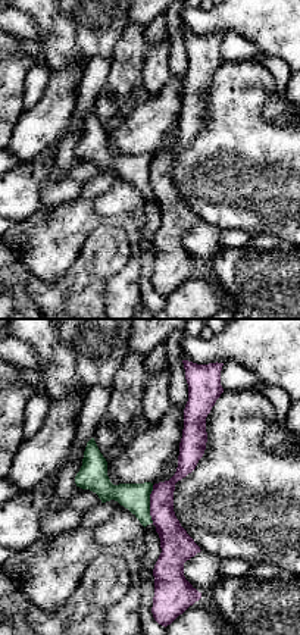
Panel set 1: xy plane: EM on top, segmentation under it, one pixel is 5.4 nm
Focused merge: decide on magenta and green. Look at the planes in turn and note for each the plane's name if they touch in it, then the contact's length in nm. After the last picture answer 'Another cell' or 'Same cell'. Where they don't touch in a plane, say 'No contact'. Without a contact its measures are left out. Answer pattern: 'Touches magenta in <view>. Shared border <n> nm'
Touches magenta in xy. Shared border 200 nm

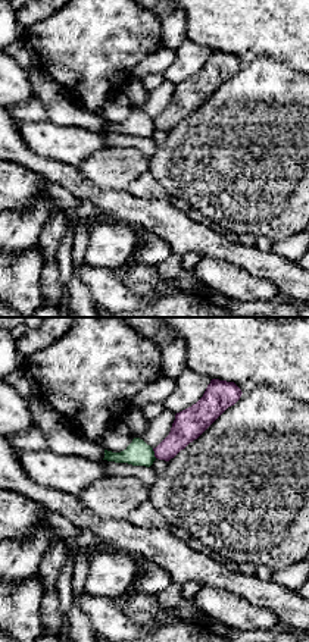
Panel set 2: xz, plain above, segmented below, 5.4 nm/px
Touches magenta in xz. Shared border 60 nm

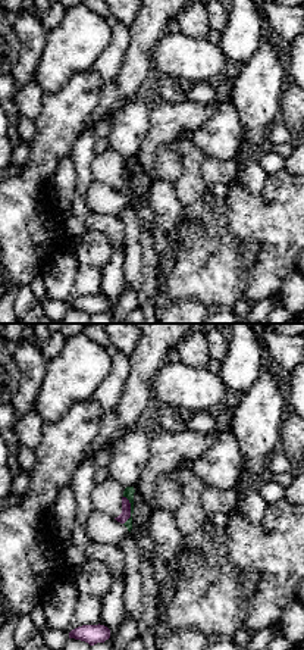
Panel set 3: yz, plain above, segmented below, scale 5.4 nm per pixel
Touches magenta in yz. Shared border 160 nm

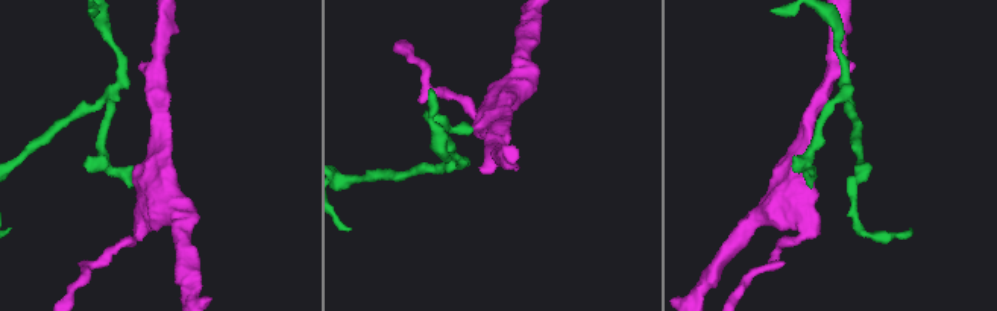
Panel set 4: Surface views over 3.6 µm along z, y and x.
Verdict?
Another cell

